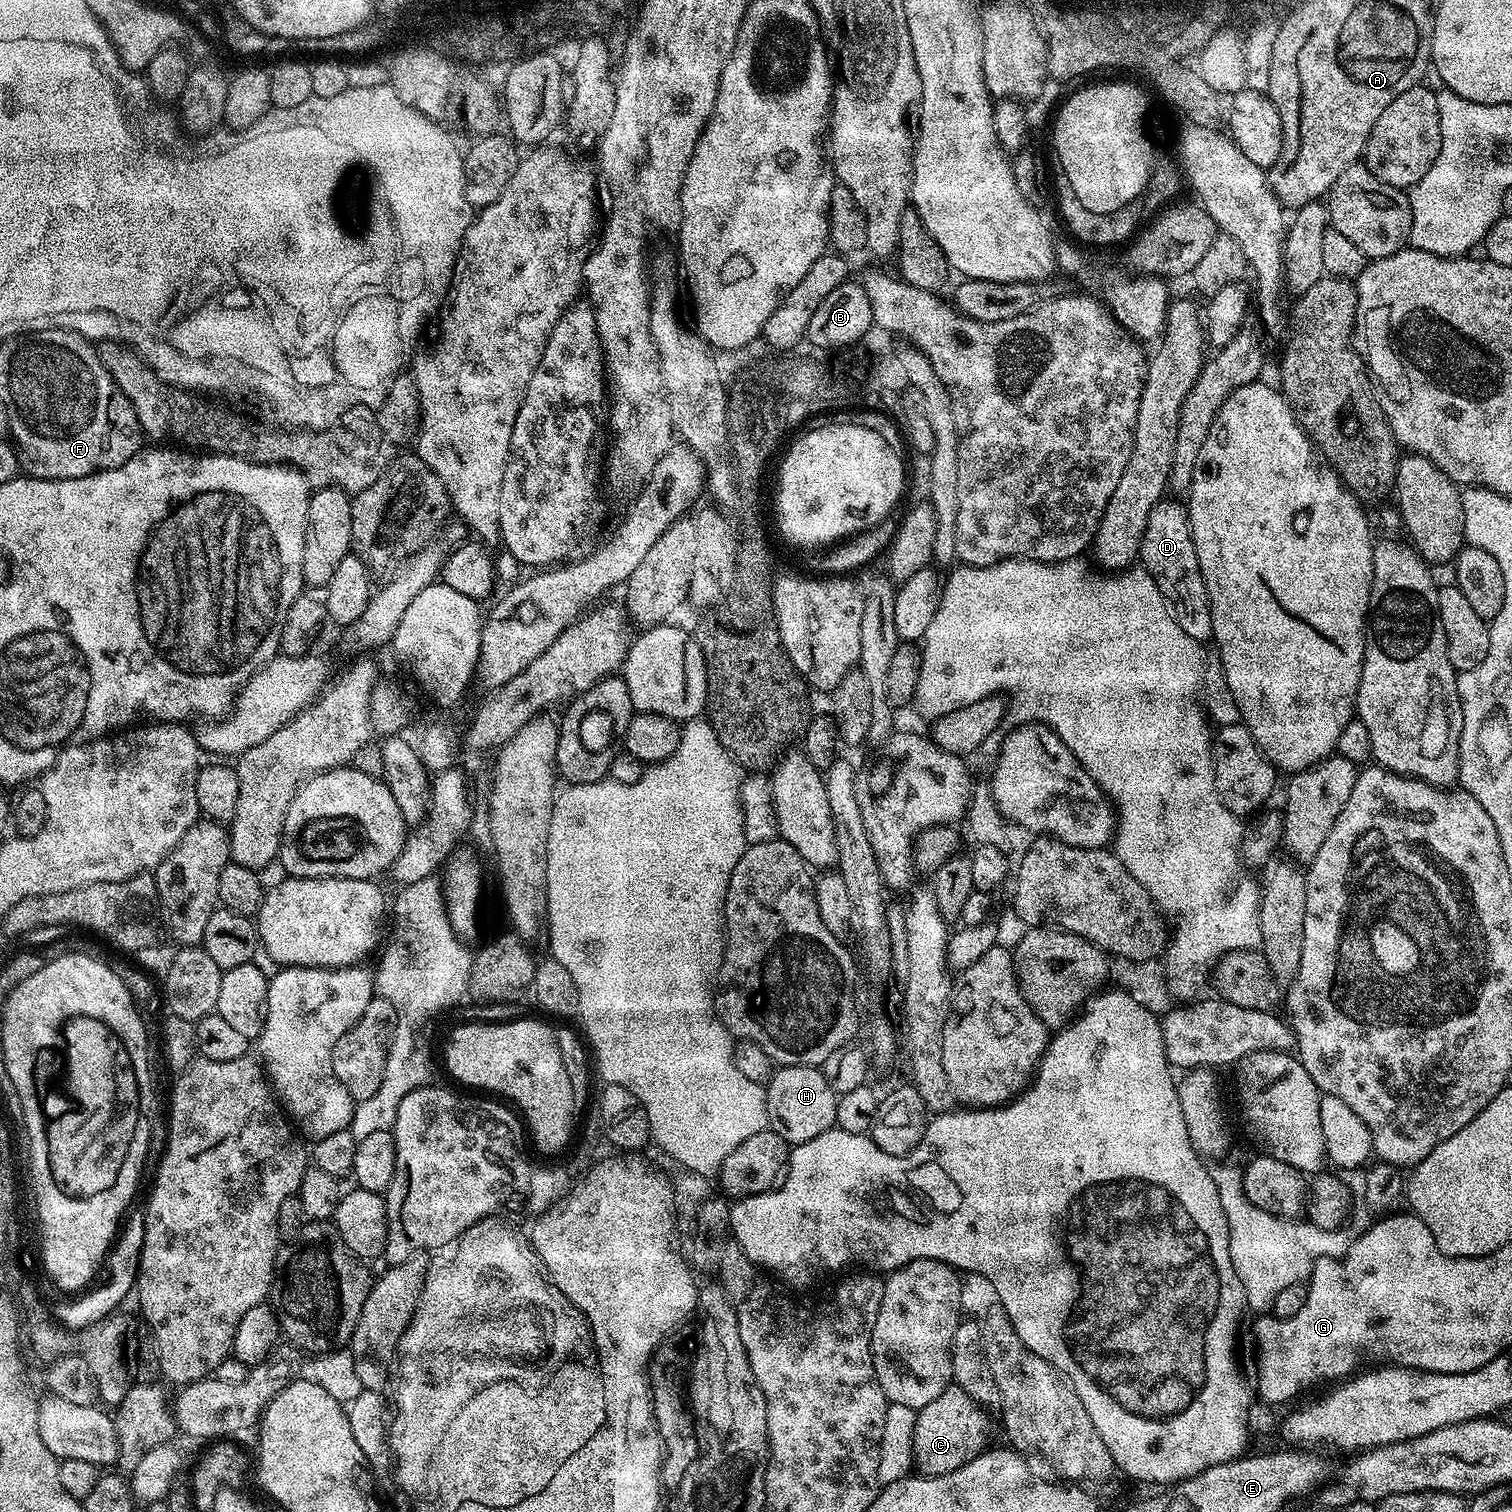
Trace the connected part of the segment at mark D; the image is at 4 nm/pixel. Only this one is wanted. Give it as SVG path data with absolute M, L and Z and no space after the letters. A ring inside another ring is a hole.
M1171 498L1159 500L1146 518L1146 526L1140 539L1139 563L1154 578L1158 590L1178 626L1201 642L1212 640L1212 619L1206 594L1206 582L1202 582L1202 570L1198 566L1198 554L1194 550L1192 531L1188 525L1188 509Z

